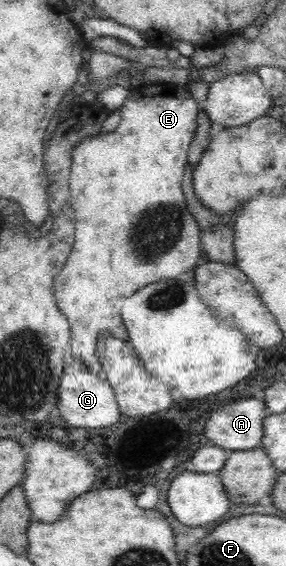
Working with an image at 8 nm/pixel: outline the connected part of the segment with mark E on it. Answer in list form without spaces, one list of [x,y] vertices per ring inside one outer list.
[[[183,83],[153,84],[152,98],[139,98],[145,92],[131,92],[120,108],[121,124],[107,136],[83,137],[72,150],[70,193],[75,208],[75,246],[59,276],[55,276],[55,296],[61,312],[71,325],[71,351],[90,373],[103,376],[96,355],[98,336],[103,331],[129,340],[119,306],[121,298],[135,294],[147,284],[179,278],[197,266],[201,256],[200,229],[189,212],[181,180],[188,162],[188,150],[197,130],[199,102]]]

